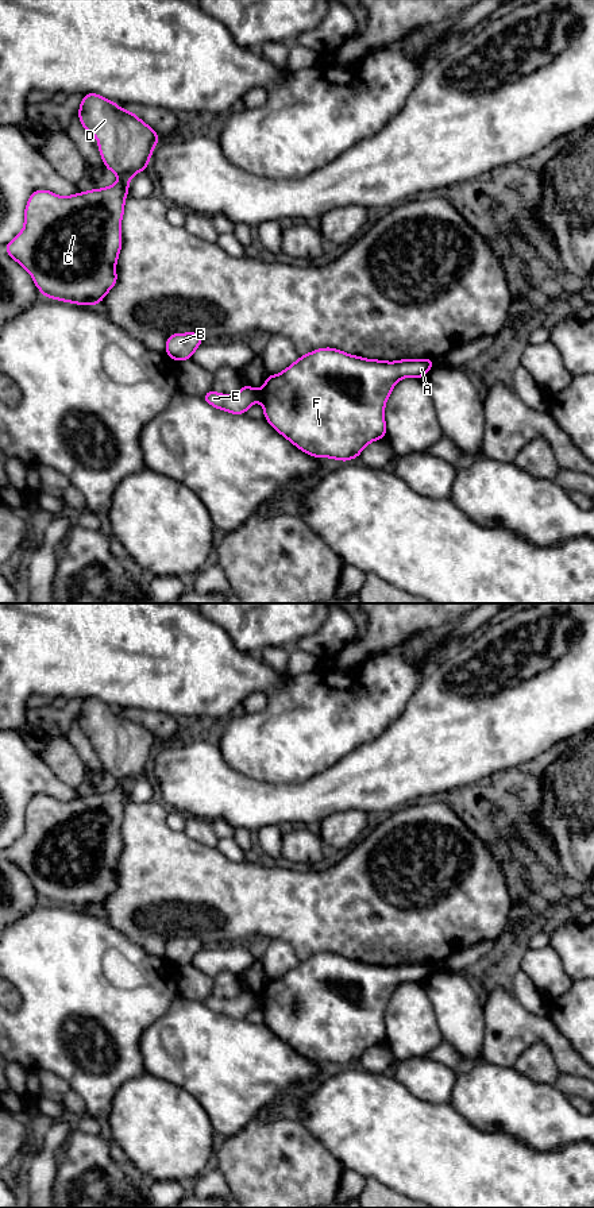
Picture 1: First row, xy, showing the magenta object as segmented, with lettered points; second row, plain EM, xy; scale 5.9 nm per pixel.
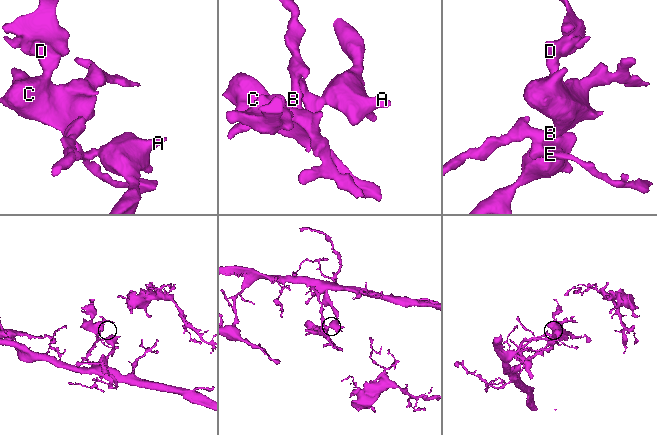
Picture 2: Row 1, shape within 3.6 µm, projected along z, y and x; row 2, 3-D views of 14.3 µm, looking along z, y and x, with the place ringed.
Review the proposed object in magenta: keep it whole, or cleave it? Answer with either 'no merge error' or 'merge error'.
merge error

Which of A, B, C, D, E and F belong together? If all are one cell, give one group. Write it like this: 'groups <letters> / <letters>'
groups A F / B C D E

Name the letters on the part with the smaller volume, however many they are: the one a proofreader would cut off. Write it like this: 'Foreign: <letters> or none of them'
Foreign: A, F

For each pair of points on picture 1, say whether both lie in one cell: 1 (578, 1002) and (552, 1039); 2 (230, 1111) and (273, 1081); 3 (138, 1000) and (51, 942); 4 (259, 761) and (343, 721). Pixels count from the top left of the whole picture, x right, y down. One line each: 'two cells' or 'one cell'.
1: two cells
2: one cell
3: one cell
4: one cell

